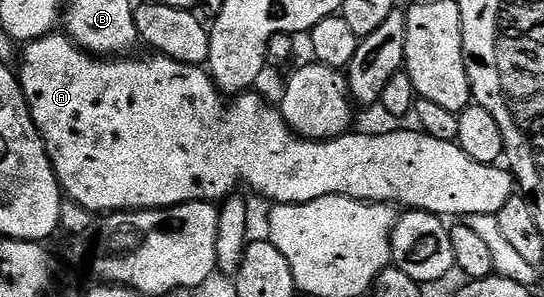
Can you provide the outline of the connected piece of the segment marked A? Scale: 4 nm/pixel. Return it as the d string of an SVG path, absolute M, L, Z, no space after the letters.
M52 33L42 39L32 39L22 48L21 58L18 60L17 74L23 96L27 102L29 113L37 125L40 137L51 158L55 176L59 179L59 186L66 198L86 211L92 213L134 213L136 211L157 211L169 207L177 207L180 203L201 203L204 201L222 201L238 192L244 183L251 191L264 195L275 205L284 203L308 203L317 201L321 197L340 195L350 199L360 199L366 203L390 203L403 209L413 211L427 211L431 215L448 217L447 215L498 215L501 205L509 201L513 194L513 176L510 170L499 165L478 163L473 161L460 149L458 142L437 141L437 137L427 134L422 129L415 131L387 131L384 135L355 135L348 133L339 135L335 139L304 139L292 131L291 126L283 119L283 112L278 106L270 107L261 96L256 93L236 95L228 101L223 92L215 86L214 79L202 66L189 63L179 63L176 59L169 59L162 53L151 53L148 59L131 59L135 57L96 57L75 46L75 42L63 33Z

